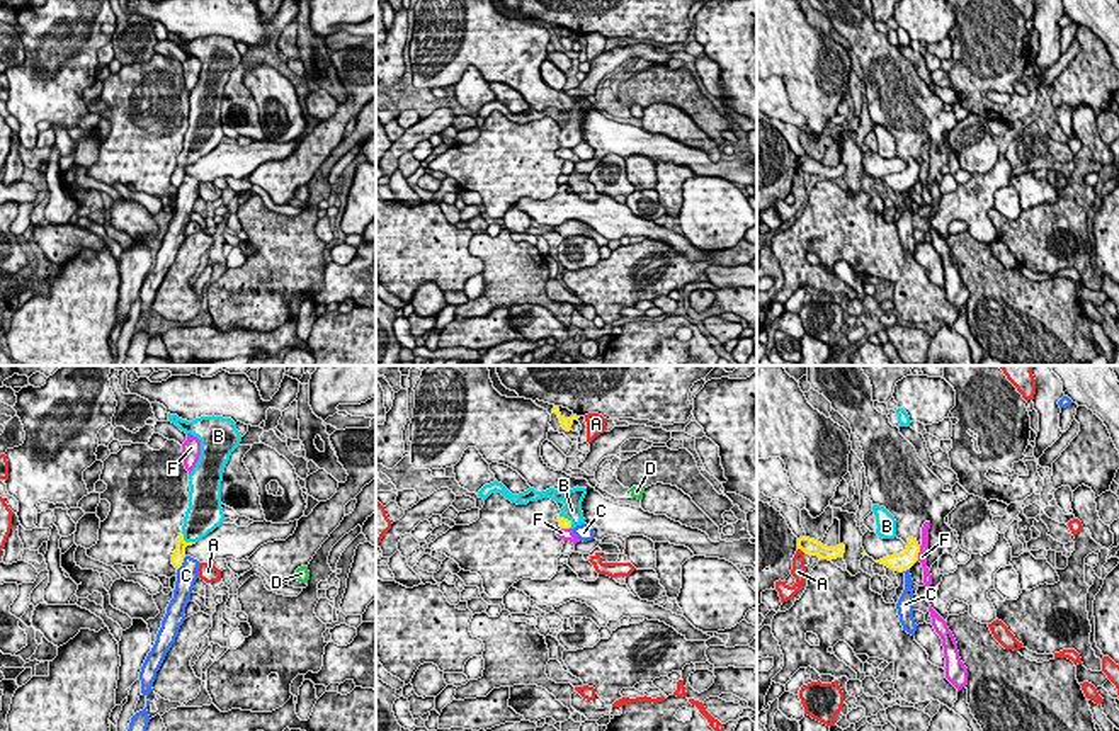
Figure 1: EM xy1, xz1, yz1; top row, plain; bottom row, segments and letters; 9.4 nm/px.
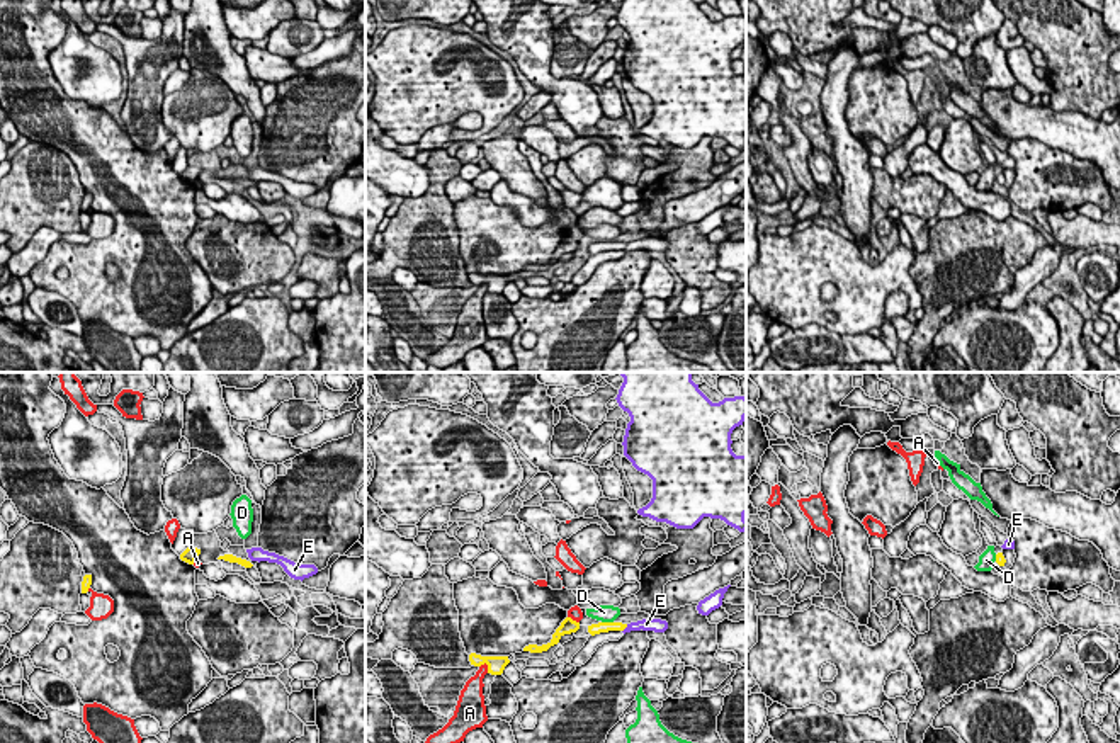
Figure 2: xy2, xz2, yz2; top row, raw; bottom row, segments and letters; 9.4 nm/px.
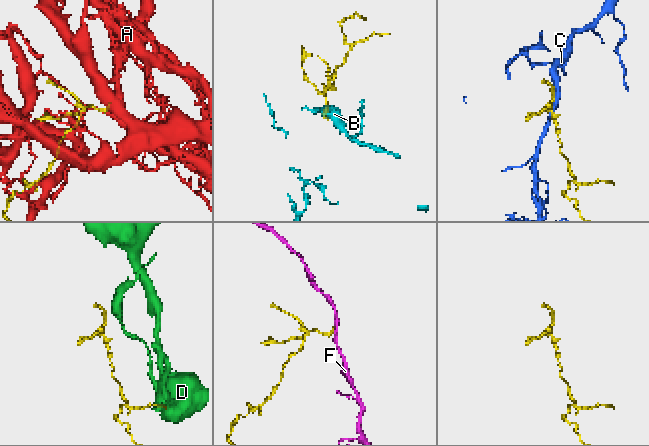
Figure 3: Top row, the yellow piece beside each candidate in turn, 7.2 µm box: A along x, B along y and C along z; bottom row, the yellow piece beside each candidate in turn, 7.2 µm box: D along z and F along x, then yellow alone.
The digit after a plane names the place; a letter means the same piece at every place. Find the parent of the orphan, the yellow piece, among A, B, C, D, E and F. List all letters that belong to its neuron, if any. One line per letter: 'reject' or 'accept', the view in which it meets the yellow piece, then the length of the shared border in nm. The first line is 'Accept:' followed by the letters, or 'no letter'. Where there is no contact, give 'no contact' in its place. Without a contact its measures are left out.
Accept: B
A: reject | xz2 | 120 nm
B: accept | xy1 | 180 nm
C: reject | xy1 | 170 nm
D: reject | xz2 | 110 nm
E: reject | xz2 | 100 nm
F: reject | yz1 | 130 nm

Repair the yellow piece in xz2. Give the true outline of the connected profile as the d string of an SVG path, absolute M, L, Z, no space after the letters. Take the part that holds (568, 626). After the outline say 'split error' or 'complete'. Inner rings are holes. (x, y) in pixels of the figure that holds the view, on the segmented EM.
M566 617L561 626L556 629L556 632L552 634L552 639L547 644L537 646L537 644L529 644L523 648L523 651L530 651L530 653L542 653L547 651L551 646L557 644L559 639L564 634L571 634L576 632L580 629L580 622L573 621L571 617Z; complete

